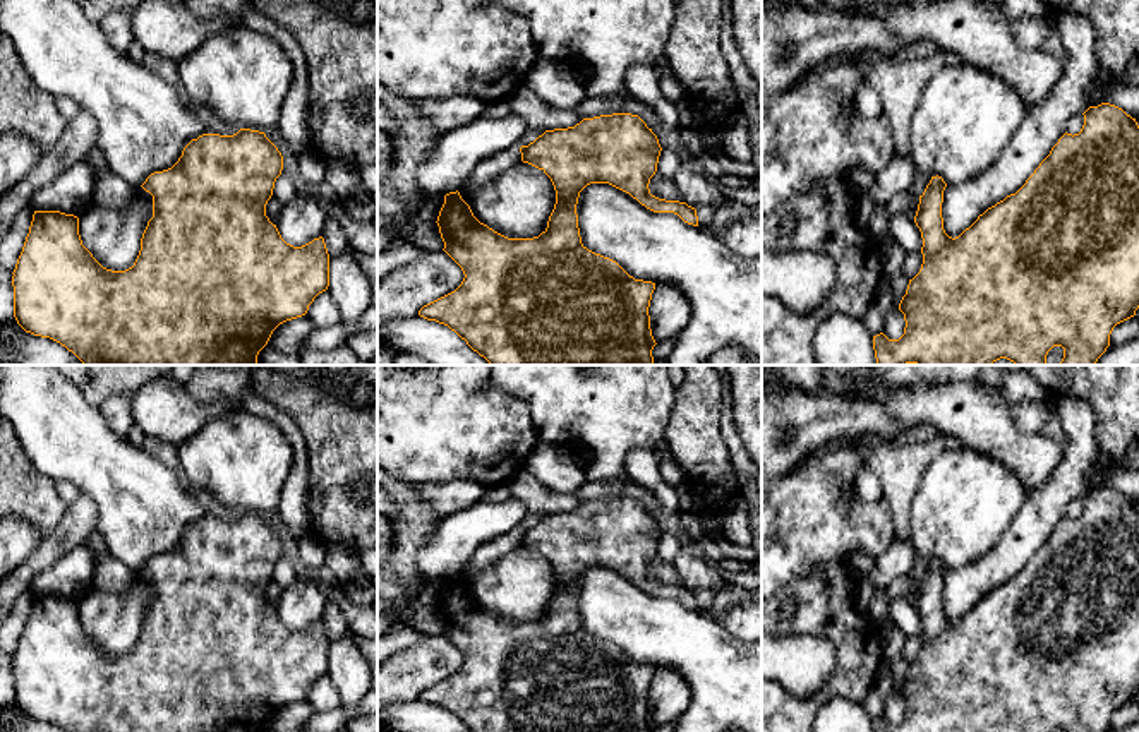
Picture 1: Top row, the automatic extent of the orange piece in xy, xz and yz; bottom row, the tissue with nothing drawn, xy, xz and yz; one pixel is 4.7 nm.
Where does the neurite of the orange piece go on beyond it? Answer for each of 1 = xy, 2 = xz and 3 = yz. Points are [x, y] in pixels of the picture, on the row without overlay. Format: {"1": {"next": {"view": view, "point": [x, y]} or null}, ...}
{"1": {"next": null}, "2": {"next": null}, "3": {"next": null}}

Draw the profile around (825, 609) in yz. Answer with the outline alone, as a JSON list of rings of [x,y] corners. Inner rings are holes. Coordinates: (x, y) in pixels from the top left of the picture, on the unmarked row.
[[[849,559],[820,564],[780,595],[762,600],[762,634],[829,639],[835,648],[835,669],[823,694],[863,705],[883,660],[883,641],[868,614],[853,603],[856,585]],[[784,598],[799,603],[798,617],[791,622],[779,615]]]

